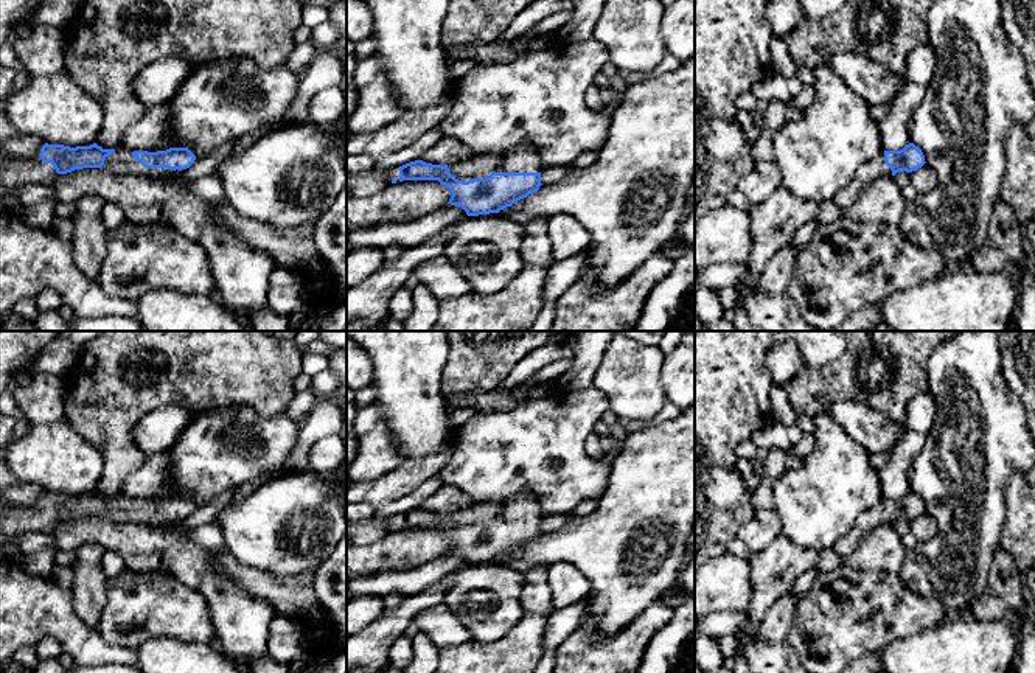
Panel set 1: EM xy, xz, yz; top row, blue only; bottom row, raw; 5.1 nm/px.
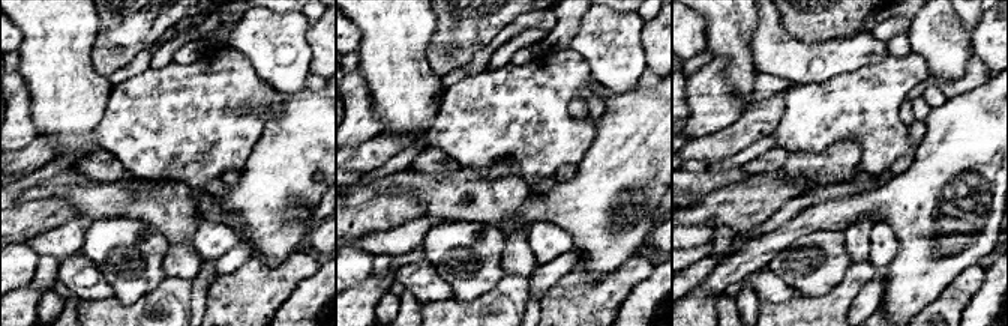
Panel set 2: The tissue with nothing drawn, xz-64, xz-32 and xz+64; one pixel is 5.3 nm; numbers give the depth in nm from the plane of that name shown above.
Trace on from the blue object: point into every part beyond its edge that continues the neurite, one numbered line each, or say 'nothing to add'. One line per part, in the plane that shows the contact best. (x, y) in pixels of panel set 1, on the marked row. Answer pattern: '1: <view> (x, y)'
1: xy (20, 171)
2: xz (522, 157)

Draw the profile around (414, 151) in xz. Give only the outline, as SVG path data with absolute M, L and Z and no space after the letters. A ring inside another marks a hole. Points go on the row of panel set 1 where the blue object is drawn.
M438 127L432 129L432 131L426 132L424 135L421 135L413 143L410 143L407 148L378 160L375 168L385 171L393 166L402 166L406 163L421 160L423 154L429 148L437 145L443 137L444 135L441 134L441 131Z

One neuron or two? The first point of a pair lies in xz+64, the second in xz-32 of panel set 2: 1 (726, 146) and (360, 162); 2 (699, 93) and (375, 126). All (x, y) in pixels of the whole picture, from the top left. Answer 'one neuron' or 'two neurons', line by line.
1: one neuron
2: one neuron

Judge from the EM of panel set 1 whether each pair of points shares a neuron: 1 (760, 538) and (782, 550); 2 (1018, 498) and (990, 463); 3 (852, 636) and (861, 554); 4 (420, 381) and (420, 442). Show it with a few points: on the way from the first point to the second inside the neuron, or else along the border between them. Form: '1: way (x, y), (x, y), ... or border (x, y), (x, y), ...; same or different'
1: border (780, 532), (763, 547), (751, 554); different
2: border (1018, 473), (1006, 484), (1006, 519); different
3: border (846, 563), (860, 569), (895, 572); different
4: way (420, 397), (420, 426); same

